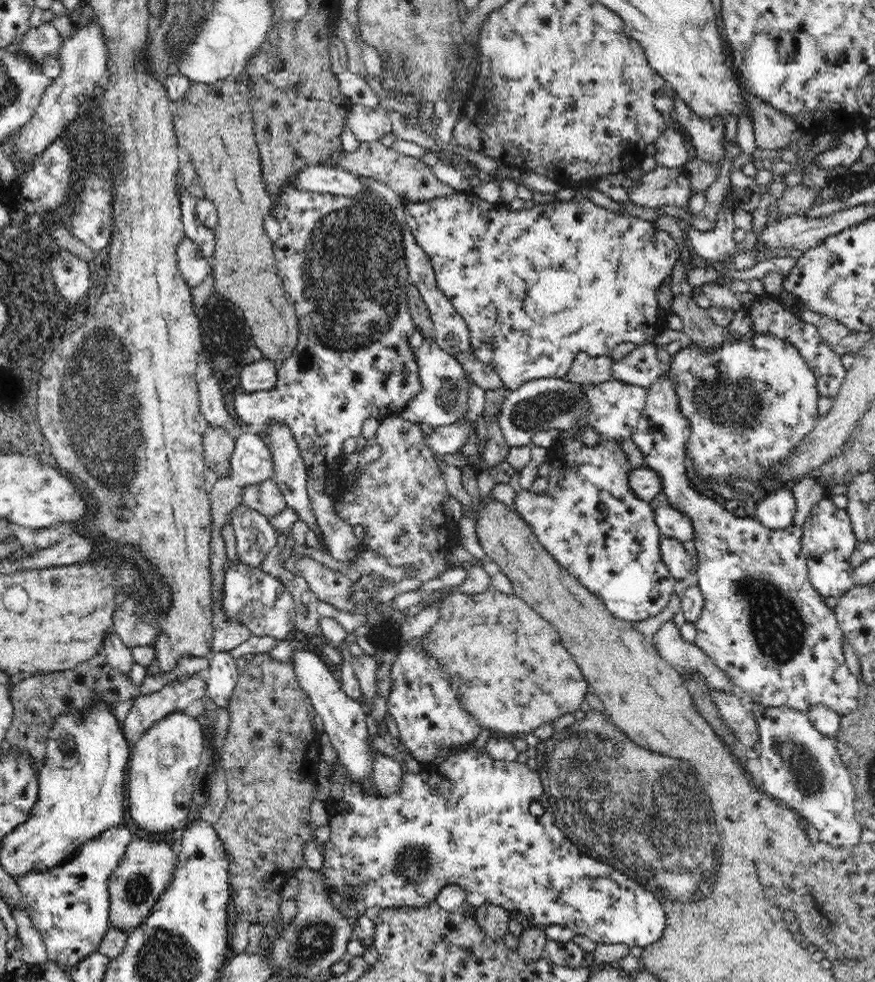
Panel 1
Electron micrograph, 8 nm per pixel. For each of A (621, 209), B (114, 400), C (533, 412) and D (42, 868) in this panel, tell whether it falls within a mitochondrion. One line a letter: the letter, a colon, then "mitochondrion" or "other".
A: other
B: mitochondrion
C: mitochondrion
D: other

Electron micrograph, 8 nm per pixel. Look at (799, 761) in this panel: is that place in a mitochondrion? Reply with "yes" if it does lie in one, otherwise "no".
yes

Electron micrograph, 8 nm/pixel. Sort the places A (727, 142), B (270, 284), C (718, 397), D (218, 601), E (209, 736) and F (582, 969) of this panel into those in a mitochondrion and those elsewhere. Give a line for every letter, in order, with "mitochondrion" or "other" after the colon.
A: other
B: other
C: mitochondrion
D: other
E: other
F: other

